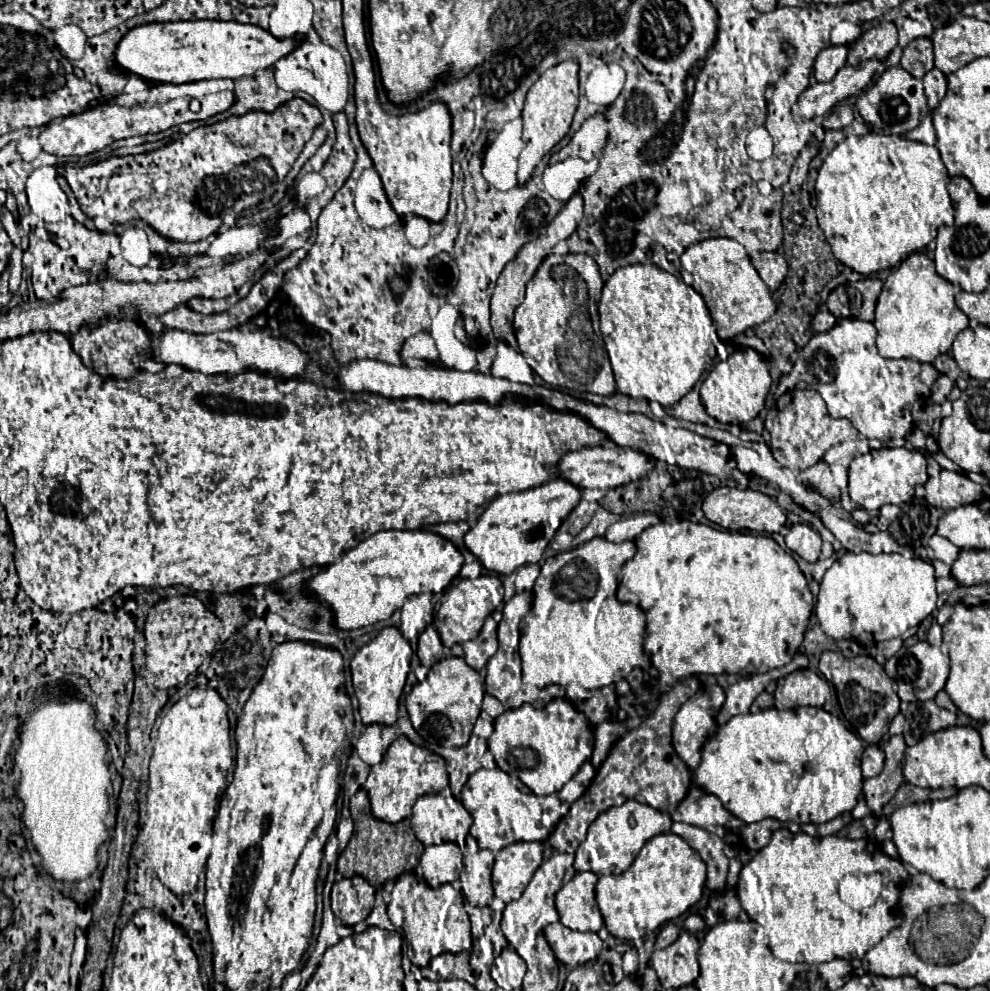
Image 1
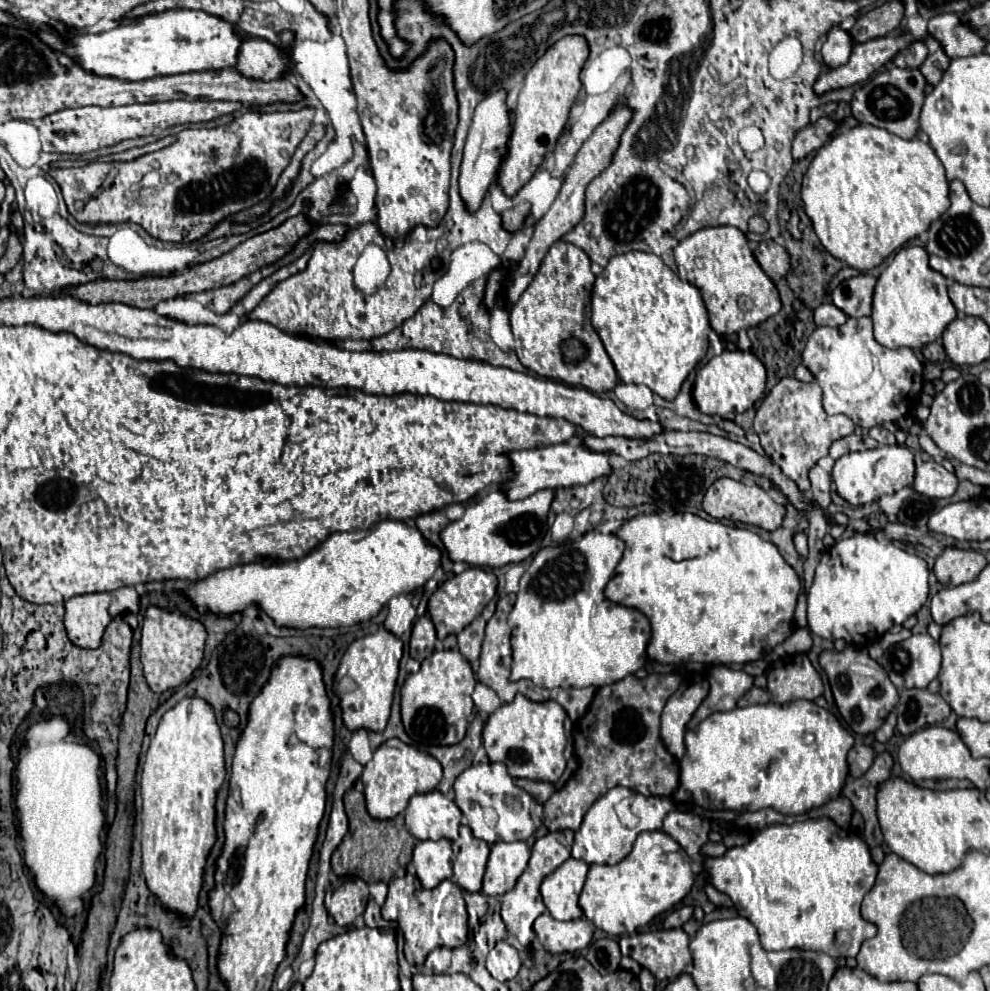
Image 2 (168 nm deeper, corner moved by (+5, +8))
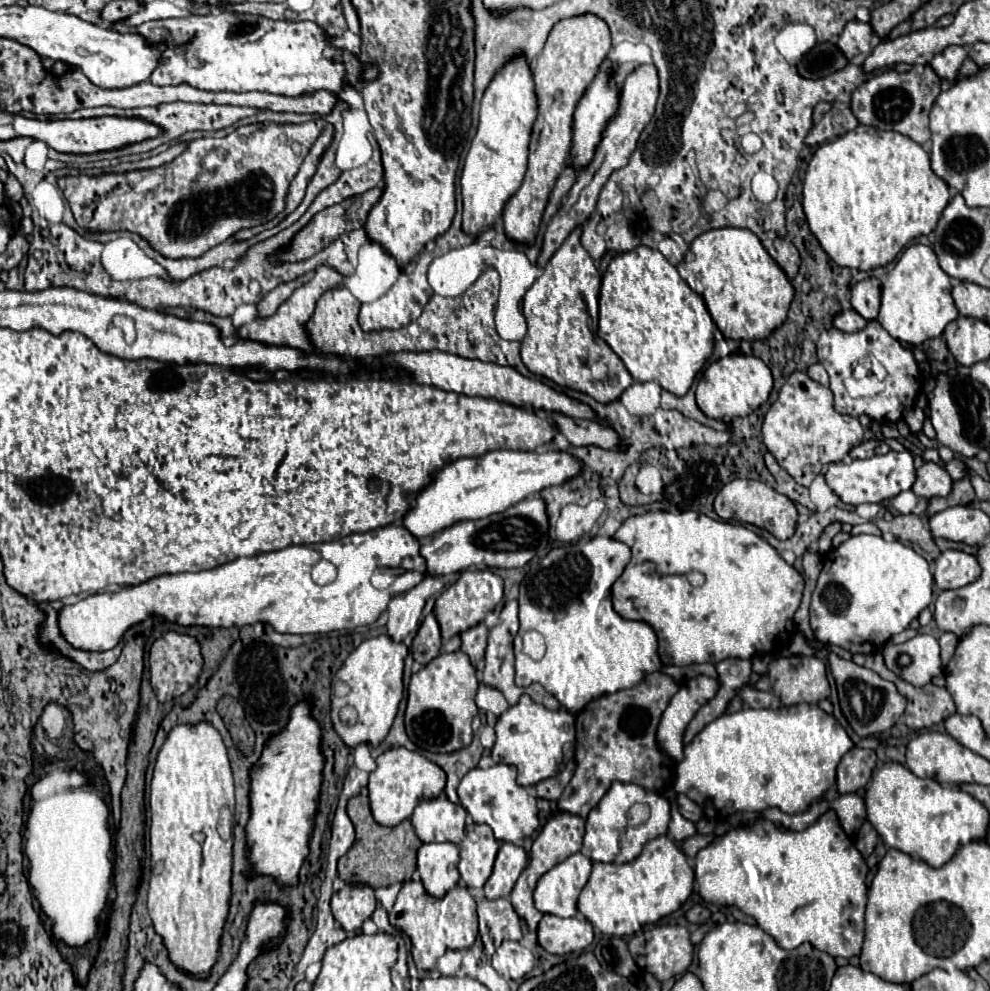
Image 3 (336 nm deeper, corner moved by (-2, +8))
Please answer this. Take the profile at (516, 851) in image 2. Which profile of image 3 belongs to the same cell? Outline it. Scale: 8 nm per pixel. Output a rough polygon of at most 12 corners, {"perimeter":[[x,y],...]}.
{"perimeter":[[502,843],[484,885],[488,899],[508,897],[528,863],[524,847]]}

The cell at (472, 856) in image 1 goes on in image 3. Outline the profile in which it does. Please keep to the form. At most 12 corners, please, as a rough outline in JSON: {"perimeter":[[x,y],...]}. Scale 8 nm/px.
{"perimeter":[[468,825],[460,849],[460,877],[484,887],[498,841],[490,827]]}

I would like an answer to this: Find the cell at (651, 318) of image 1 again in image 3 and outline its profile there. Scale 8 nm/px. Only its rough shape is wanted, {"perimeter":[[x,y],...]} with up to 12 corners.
{"perimeter":[[666,257],[612,259],[598,335],[684,395],[718,325]]}

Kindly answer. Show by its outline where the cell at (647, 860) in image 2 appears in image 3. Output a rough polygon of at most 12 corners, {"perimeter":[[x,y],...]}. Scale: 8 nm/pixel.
{"perimeter":[[670,837],[594,863],[578,911],[618,937],[678,911],[694,869]]}

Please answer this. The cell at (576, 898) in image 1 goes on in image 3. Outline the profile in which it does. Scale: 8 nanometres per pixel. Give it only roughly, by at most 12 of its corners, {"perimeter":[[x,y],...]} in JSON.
{"perimeter":[[570,855],[534,889],[542,913],[574,917],[592,861]]}

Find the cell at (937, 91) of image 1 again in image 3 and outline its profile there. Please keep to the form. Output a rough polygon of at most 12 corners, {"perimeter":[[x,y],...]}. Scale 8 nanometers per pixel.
{"perimeter":[[950,45],[934,55],[930,67],[952,83],[968,53]]}

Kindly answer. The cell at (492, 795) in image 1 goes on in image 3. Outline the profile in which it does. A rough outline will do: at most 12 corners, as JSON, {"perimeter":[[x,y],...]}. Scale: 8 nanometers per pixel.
{"perimeter":[[514,765],[468,771],[458,797],[498,841],[538,827],[536,797]]}

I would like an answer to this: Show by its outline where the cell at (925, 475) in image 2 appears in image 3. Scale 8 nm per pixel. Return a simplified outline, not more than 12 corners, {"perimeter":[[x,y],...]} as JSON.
{"perimeter":[[924,463],[912,491],[920,497],[946,497],[952,477],[942,465]]}

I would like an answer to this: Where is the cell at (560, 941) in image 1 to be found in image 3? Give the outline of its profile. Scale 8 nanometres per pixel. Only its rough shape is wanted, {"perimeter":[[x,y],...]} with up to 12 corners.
{"perimeter":[[544,915],[538,943],[554,955],[582,951],[594,941],[584,915]]}

